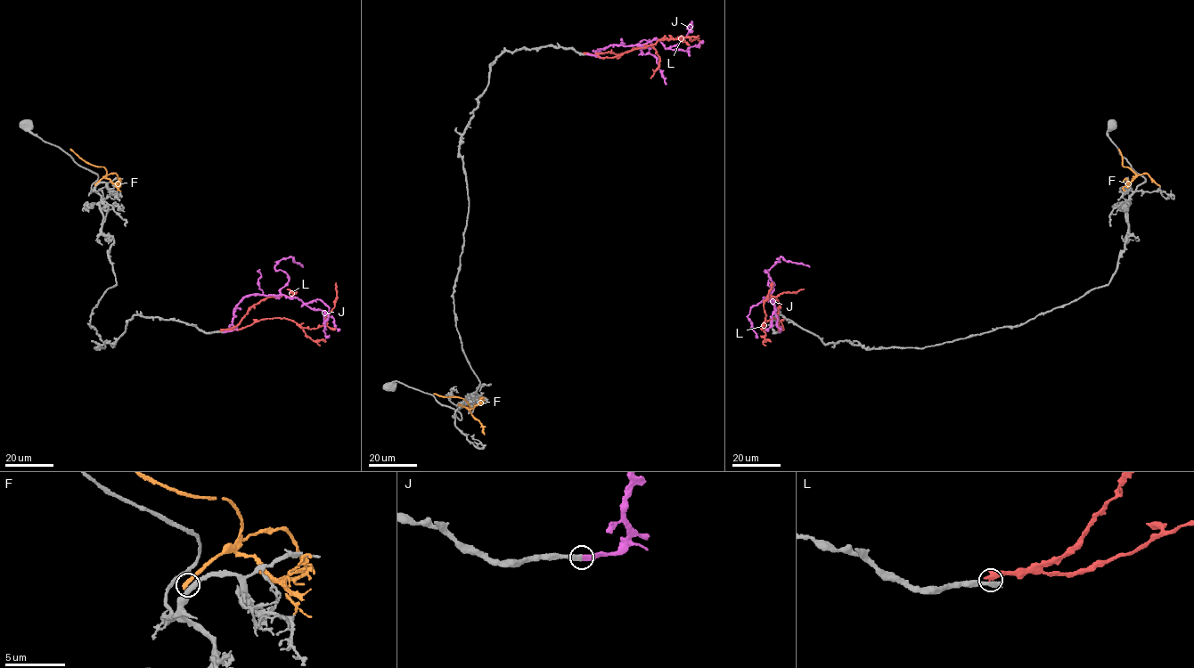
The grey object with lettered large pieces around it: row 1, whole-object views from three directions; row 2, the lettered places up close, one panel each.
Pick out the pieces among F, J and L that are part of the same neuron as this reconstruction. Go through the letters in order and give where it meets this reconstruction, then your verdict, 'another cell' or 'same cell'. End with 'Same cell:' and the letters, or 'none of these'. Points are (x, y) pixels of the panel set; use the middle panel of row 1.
F: meets grey at (459, 404); another cell
J: meets grey at (587, 54); same cell
L: meets grey at (584, 53); another cell
Same cell: J

